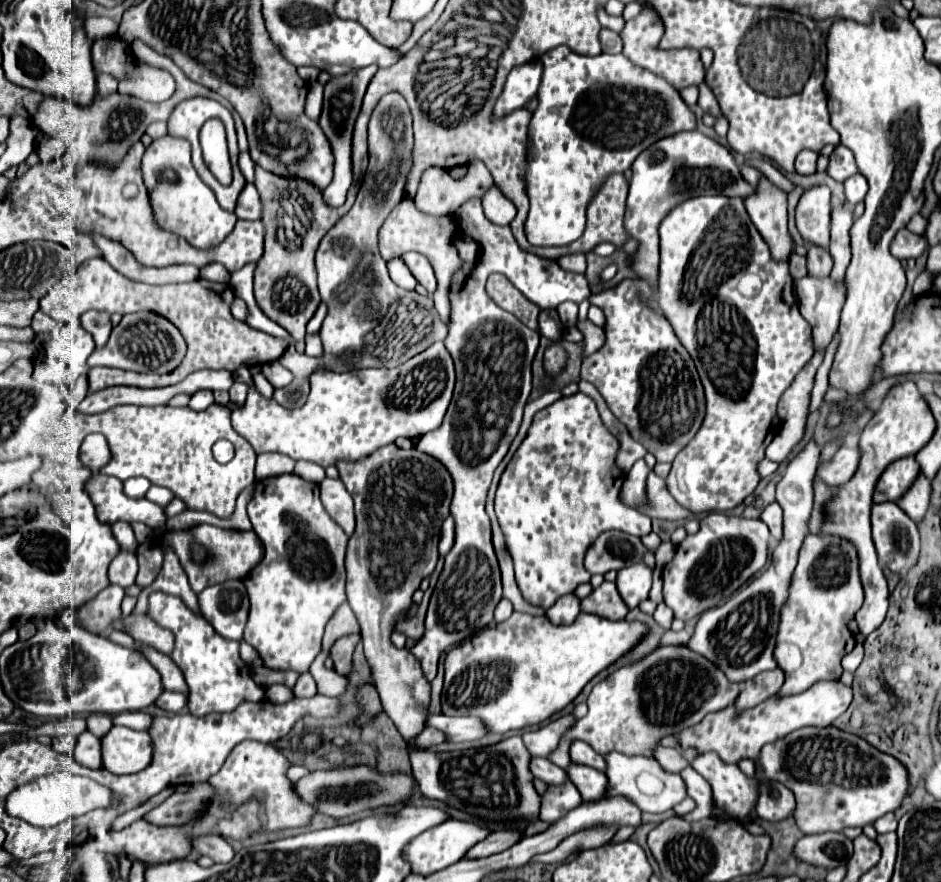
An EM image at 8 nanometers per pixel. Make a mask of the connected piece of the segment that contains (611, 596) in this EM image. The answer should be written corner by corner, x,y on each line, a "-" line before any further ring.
604,582
602,586
594,588
594,592
580,602
580,608
582,612
598,614
608,620
624,620
624,616
628,614
628,608
622,602
614,582

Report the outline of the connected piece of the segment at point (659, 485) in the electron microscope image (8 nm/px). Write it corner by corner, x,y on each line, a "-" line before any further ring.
654,472
646,478
646,500
638,506
638,512
658,520
682,520
690,516
690,512
670,496
666,490
666,480
658,478

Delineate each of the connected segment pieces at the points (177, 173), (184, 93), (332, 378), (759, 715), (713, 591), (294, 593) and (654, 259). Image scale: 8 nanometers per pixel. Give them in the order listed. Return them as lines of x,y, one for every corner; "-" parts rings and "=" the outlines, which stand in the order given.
174,136
152,140
142,158
142,178
150,192
150,206
154,208
158,228
166,228
182,236
196,248
212,248
220,244
234,228
236,216
220,208
214,192
202,184
190,162
190,142
=
135,40
131,44
131,49
134,55
157,68
168,70
173,75
178,88
174,92
174,96
164,102
164,104
146,104
138,98
132,98
132,96
122,96
120,92
114,92
114,94
108,94
108,96
100,96
96,94
92,104
90,106
78,106
70,100
58,100
58,98
52,98
52,96
46,96
42,100
42,104
38,106
38,112
34,116
34,124
48,136
54,136
54,138
60,138
64,140
68,152
76,158
76,164
84,164
84,162
90,162
90,160
108,160
108,162
118,162
126,156
128,148
140,140
140,136
144,134
146,126
156,122
156,120
168,120
170,118
170,112
178,106
178,102
186,100
186,98
194,98
194,96
206,96
206,98
212,98
220,102
223,106
226,106
232,116
234,116
234,124
236,124
236,134
238,134
238,146
240,146
240,152
248,150
248,142
246,142
246,130
244,130
244,124
238,116
238,112
234,110
232,104
230,104
222,96
218,96
216,92
188,80
170,58
162,56
152,50
149,46
146,46
141,40
=
436,342
422,354
410,358
408,362
396,368
366,368
366,370
344,372
344,374
318,370
310,378
312,390
310,390
308,402
302,408
292,408
292,410
280,406
274,398
268,400
260,396
252,384
252,376
248,368
240,368
238,372
234,372
234,380
250,384
250,392
248,392
244,408
232,412
232,424
234,424
234,430
250,442
256,454
280,452
294,460
310,460
326,468
326,466
336,464
336,460
340,458
344,460
366,458
370,452
378,450
380,446
392,444
400,436
416,438
438,428
452,400
454,364
446,346
442,342
=
820,680
806,692
800,692
794,696
776,694
770,700
764,700
762,704
758,704
758,708
748,708
746,712
742,712
742,716
734,712
734,706
728,706
722,712
714,712
706,716
702,722
698,722
694,728
686,728
686,732
680,732
678,746
680,746
680,752
684,752
686,748
694,748
698,754
716,752
726,764
738,764
744,758
758,762
758,754
764,744
780,740
782,736
788,736
790,732
804,726
826,728
840,714
846,712
850,702
852,702
850,686
844,686
842,682
=
712,512
702,518
700,530
696,534
686,536
686,540
678,544
674,558
666,564
662,572
664,598
670,598
670,608
674,612
674,618
688,622
690,618
696,618
702,612
718,606
728,592
736,592
758,570
764,568
766,560
768,560
768,526
762,520
752,520
744,516
728,516
724,512
=
282,474
278,478
258,480
254,496
248,504
248,516
254,526
254,532
264,544
264,558
254,568
254,572
244,578
246,592
250,598
250,616
244,628
244,638
250,646
258,650
266,668
308,672
310,664
318,656
328,618
334,614
336,606
346,600
344,552
348,536
326,514
320,502
318,484
302,480
296,474
=
698,130
678,132
674,136
666,136
654,142
638,160
632,164
632,180
628,188
626,200
626,216
624,228
630,238
638,240
640,246
634,254
632,268
638,278
646,280
652,292
658,290
658,224
666,218
670,208
682,204
682,200
706,194
722,194
722,196
740,196
746,198
754,188
742,180
740,170
734,162
734,156
728,148
718,144
716,140
700,134

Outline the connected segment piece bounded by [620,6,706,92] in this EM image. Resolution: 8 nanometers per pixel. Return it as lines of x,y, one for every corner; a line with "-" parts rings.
642,6
642,12
636,18
626,22
620,36
622,36
622,44
624,44
622,54
630,62
634,62
634,64
658,74
658,76
664,76
678,92
688,88
688,86
700,86
704,82
706,70
702,66
698,50
694,50
694,48
688,48
688,50
658,50
656,48
658,40
664,36
664,24
660,20
660,14
652,6

